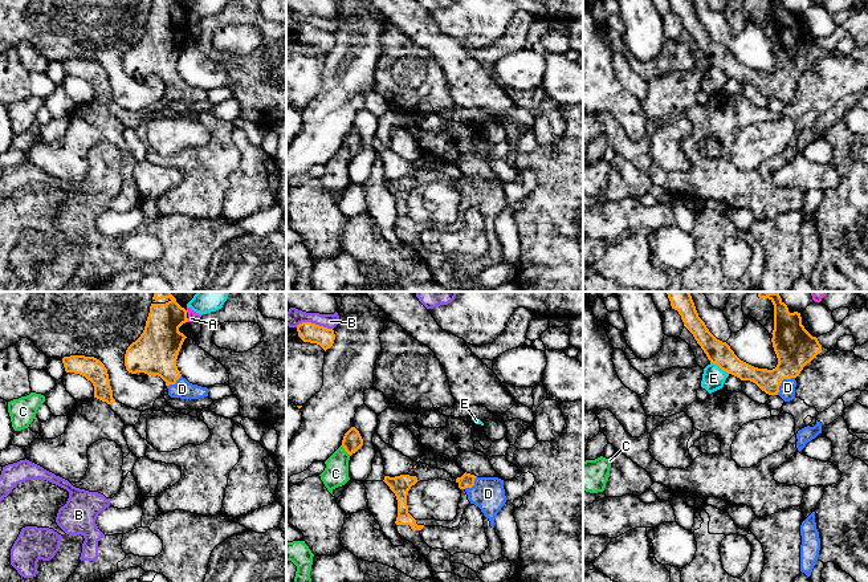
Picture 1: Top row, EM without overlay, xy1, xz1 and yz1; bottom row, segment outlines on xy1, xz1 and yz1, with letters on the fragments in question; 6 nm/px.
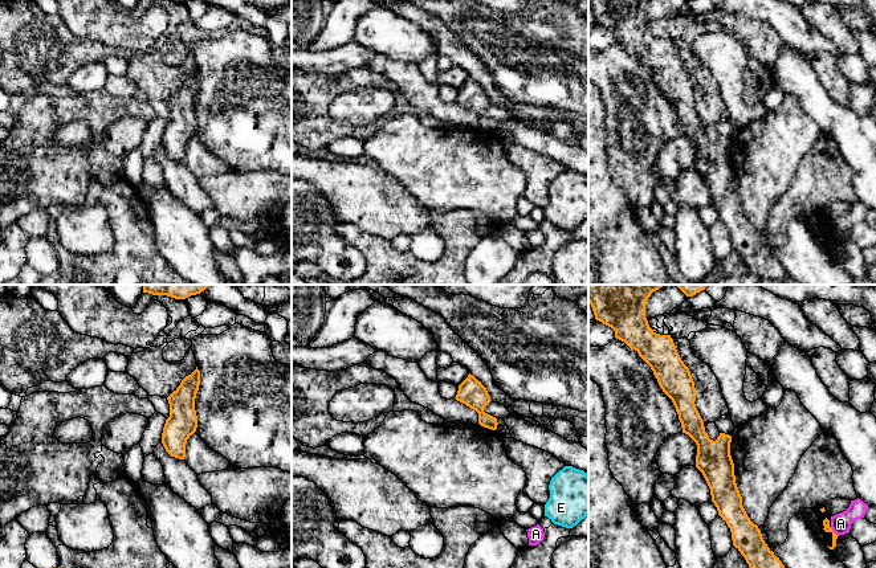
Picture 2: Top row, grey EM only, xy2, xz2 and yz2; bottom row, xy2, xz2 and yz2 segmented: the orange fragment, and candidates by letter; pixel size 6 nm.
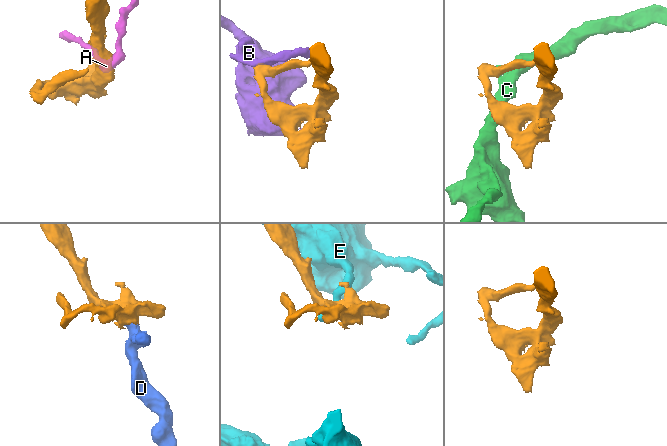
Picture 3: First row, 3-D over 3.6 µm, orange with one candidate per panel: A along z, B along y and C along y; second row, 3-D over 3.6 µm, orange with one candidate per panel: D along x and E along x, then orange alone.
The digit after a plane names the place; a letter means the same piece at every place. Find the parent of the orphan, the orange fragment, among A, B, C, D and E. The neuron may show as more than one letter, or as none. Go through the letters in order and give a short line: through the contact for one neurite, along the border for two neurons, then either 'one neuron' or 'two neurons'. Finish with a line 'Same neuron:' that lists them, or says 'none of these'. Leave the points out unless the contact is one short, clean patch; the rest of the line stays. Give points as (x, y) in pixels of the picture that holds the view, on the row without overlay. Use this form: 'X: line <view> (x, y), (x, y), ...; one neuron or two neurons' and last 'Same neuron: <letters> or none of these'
A: line yz2 (830, 231), (838, 238); two neurons
B: line xz1 (296, 29), (302, 25), (314, 25), (331, 32); two neurons
C: line xz1 (341, 149), (350, 158); two neurons
D: line yz1 (794, 49), (790, 68), (781, 85), (787, 90); one neuron
E: line yz1 (710, 65), (728, 77); two neurons
Same neuron: D

